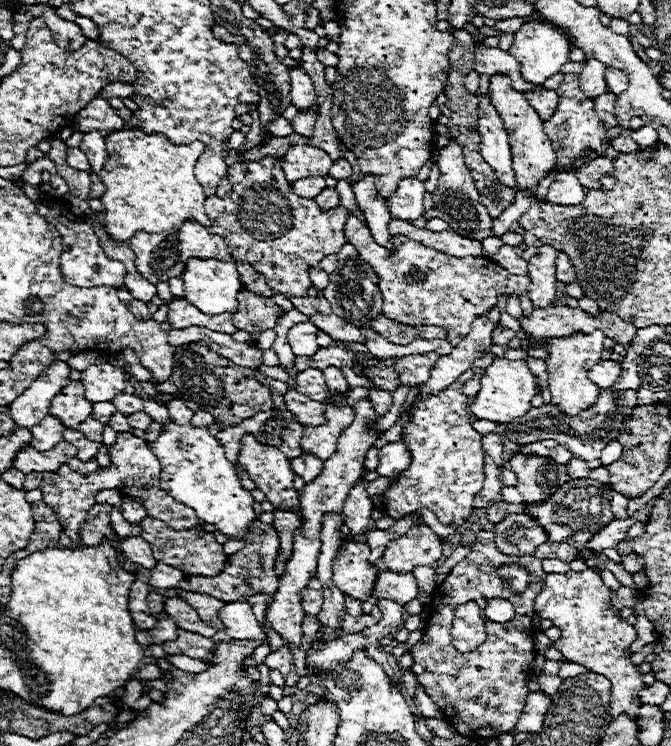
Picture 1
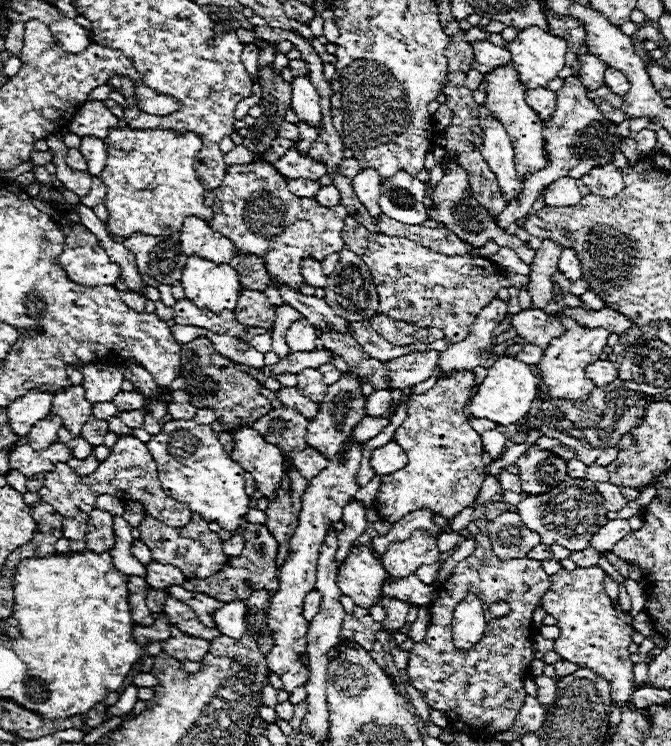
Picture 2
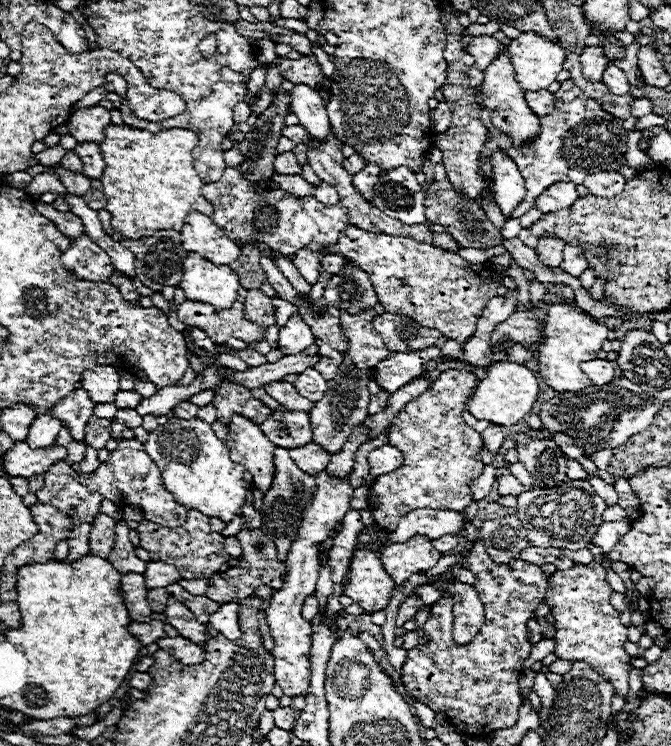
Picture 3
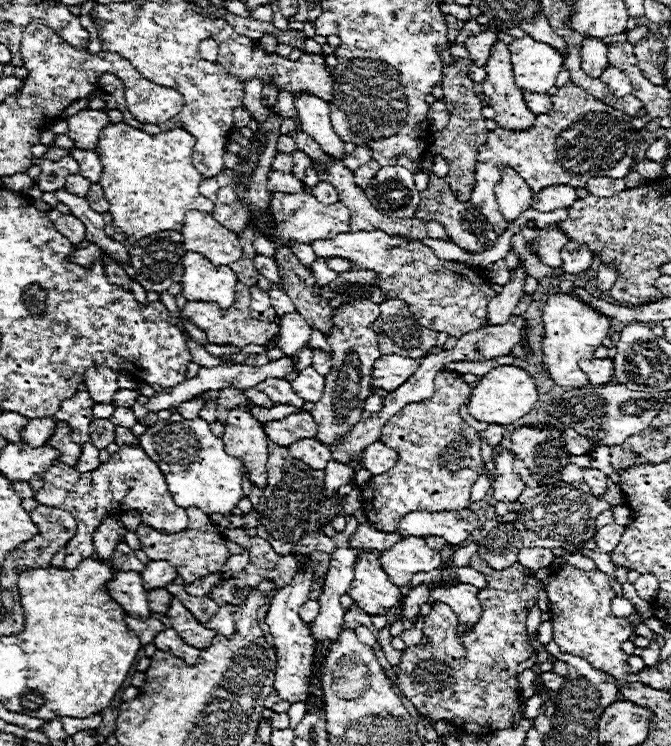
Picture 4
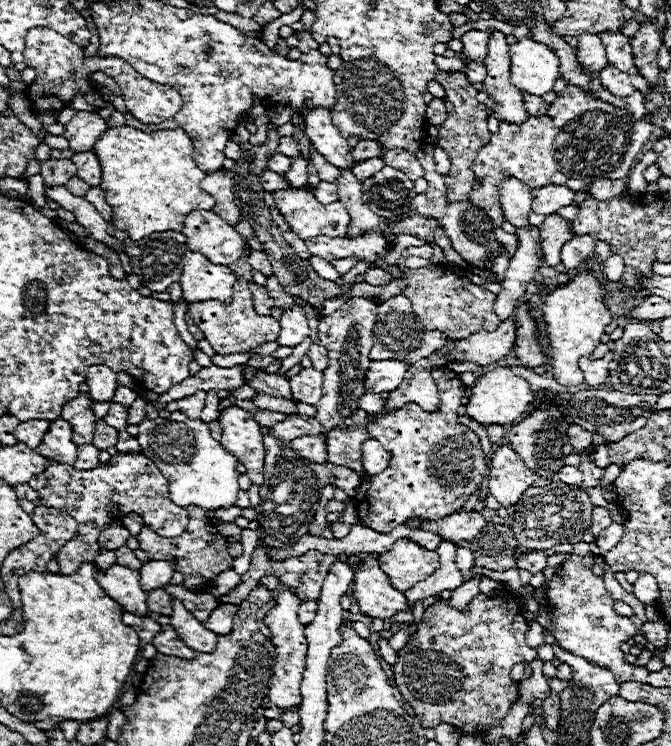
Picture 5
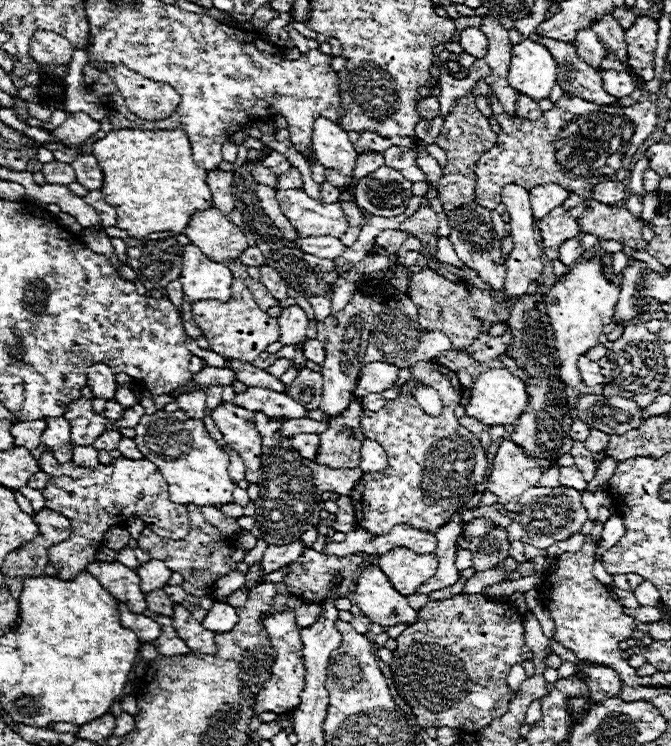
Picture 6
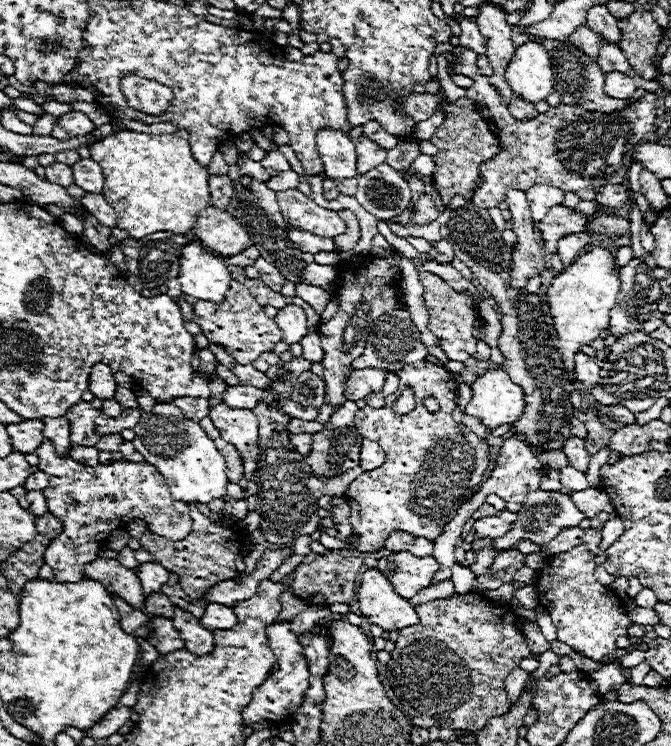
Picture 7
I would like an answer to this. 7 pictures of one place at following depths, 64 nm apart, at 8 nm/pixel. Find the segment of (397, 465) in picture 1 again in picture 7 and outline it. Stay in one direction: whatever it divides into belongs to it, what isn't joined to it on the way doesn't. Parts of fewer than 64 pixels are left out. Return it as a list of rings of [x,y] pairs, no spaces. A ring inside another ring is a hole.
[[[364,438],[362,440],[362,454],[360,454],[362,470],[376,470],[384,464],[384,460],[386,460],[386,454],[384,454],[382,446],[374,440]]]

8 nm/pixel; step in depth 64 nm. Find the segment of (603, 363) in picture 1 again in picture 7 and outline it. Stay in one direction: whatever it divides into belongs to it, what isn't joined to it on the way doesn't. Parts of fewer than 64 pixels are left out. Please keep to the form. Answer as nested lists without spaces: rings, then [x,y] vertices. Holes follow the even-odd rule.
[[[582,352],[576,354],[576,368],[574,370],[576,370],[576,380],[582,382],[584,386],[596,386],[600,382],[600,374],[598,374],[600,366]]]

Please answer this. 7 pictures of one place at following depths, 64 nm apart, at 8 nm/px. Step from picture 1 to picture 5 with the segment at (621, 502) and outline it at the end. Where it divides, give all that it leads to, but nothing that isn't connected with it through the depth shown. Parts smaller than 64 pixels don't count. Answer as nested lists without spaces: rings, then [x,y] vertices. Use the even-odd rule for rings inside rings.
[[[580,452],[580,458],[582,458],[582,464],[580,464],[580,470],[584,472],[584,488],[594,488],[600,484],[600,478],[604,474],[602,468],[594,466],[590,460],[588,460],[588,452]]]

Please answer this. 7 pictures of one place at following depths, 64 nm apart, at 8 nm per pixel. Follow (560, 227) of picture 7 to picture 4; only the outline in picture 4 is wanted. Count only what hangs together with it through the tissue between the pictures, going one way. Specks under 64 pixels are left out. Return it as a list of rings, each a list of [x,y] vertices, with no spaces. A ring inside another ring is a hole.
[[[544,226],[540,232],[538,232],[538,256],[544,264],[552,266],[552,268],[558,268],[562,264],[562,258],[560,258],[560,252],[564,248],[564,244],[568,242],[568,238],[560,232],[560,230],[554,230],[554,226]]]

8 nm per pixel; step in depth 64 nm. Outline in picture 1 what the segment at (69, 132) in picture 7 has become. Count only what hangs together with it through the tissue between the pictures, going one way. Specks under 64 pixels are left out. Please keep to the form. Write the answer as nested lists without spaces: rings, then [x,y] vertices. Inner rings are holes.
[[[96,96],[74,118],[76,130],[80,130],[84,134],[90,130],[102,130],[102,136],[104,136],[114,130],[122,130],[124,124],[126,122],[116,114],[116,110],[110,106],[110,100],[104,96]]]

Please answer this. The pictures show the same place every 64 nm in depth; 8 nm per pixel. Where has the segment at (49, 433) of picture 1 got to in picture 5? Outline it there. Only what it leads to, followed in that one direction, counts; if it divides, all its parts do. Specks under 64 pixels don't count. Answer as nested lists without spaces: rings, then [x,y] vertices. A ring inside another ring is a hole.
[[[46,420],[22,422],[18,426],[18,430],[14,430],[14,434],[16,434],[18,442],[22,442],[22,444],[26,444],[26,446],[30,446],[34,450],[34,448],[38,448],[42,444],[42,438],[48,432],[48,428],[50,428],[50,422],[46,422]]]

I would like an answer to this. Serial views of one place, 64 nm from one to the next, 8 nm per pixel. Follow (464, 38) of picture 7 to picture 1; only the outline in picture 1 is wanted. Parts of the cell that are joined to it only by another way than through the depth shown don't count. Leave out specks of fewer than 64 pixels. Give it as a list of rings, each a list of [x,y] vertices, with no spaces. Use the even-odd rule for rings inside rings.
[[[476,46],[476,58],[474,58],[474,70],[486,76],[496,76],[496,74],[506,74],[512,80],[512,88],[518,92],[530,92],[534,88],[544,88],[536,86],[532,82],[526,82],[520,74],[518,62],[514,56],[510,56],[504,50],[498,48],[486,48],[486,46]]]

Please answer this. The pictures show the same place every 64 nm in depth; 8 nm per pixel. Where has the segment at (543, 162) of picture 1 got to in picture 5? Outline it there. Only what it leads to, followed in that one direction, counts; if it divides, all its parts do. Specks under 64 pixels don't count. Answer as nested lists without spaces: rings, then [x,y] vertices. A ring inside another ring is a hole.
[[[492,30],[492,38],[488,44],[486,70],[488,76],[484,80],[486,94],[494,100],[494,114],[500,122],[522,124],[530,118],[524,108],[522,92],[510,82],[510,44],[506,36],[498,30]]]

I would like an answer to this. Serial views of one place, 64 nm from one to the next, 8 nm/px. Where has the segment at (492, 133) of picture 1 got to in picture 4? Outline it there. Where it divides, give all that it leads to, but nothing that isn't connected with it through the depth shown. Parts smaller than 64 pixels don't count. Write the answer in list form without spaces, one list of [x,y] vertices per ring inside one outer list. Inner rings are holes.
[[[510,166],[502,170],[502,180],[494,186],[494,194],[500,212],[508,222],[516,220],[532,204],[532,192],[528,190],[526,182],[518,176],[518,172]]]

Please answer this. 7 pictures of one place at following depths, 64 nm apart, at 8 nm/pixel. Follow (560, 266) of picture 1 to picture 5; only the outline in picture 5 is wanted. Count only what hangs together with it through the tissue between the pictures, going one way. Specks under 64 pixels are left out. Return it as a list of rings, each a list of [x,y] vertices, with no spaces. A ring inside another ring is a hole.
[[[574,236],[566,246],[562,246],[562,264],[566,270],[574,270],[582,266],[594,252],[596,242],[590,236]]]

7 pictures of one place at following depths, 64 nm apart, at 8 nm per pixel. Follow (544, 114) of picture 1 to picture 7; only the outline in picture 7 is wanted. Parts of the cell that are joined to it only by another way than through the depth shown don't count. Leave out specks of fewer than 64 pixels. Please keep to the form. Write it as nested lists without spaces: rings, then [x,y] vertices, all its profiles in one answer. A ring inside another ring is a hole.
[[[514,96],[514,102],[510,102],[508,110],[510,110],[510,114],[514,114],[514,118],[518,118],[518,120],[530,120],[530,118],[536,118],[536,116],[538,116],[534,104],[522,100],[520,96]]]

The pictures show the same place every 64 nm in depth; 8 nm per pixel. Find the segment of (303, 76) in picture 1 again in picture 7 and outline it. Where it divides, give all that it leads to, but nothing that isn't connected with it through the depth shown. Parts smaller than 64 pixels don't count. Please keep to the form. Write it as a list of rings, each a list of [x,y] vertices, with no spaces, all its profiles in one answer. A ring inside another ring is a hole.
[[[322,128],[316,134],[316,150],[322,158],[328,178],[354,178],[356,172],[356,148],[348,134],[332,128]]]

